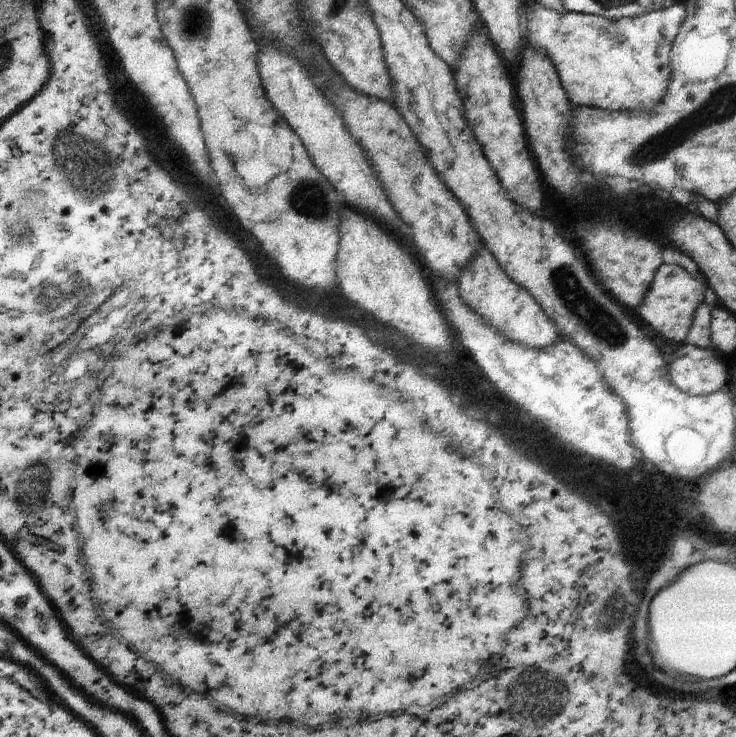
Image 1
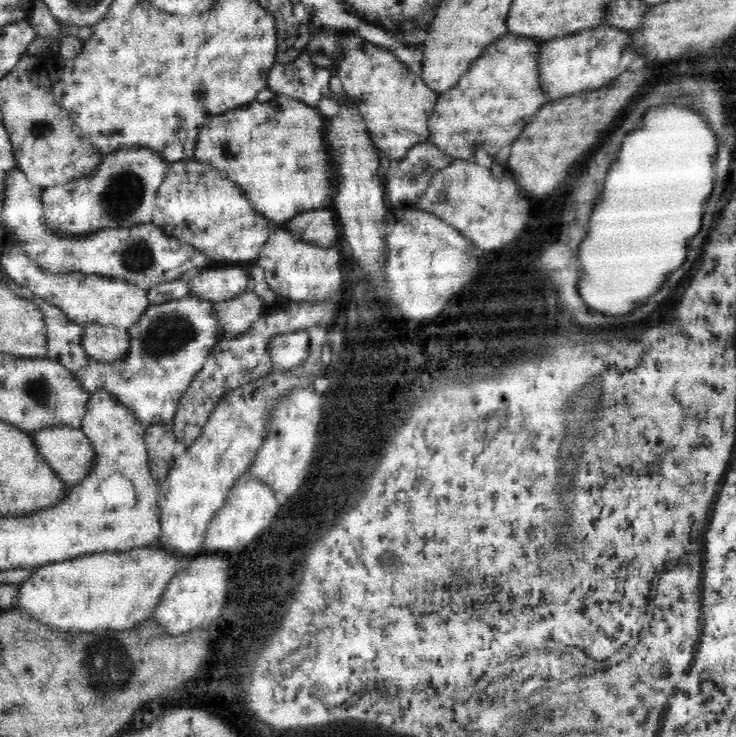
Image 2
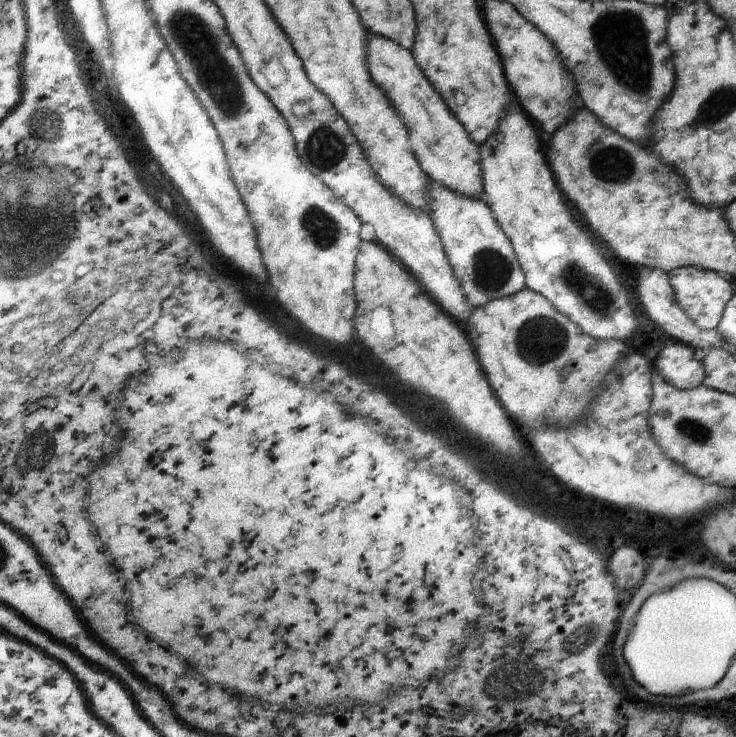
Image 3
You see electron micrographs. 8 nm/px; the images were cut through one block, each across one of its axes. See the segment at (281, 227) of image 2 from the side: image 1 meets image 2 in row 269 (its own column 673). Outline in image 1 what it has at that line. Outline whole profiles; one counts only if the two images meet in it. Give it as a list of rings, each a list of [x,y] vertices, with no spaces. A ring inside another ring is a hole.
[[[661,263],[656,270],[647,292],[643,294],[641,302],[629,312],[645,324],[651,326],[657,334],[671,342],[683,342],[691,326],[695,308],[702,303],[705,288],[697,278],[691,276],[679,265]]]

